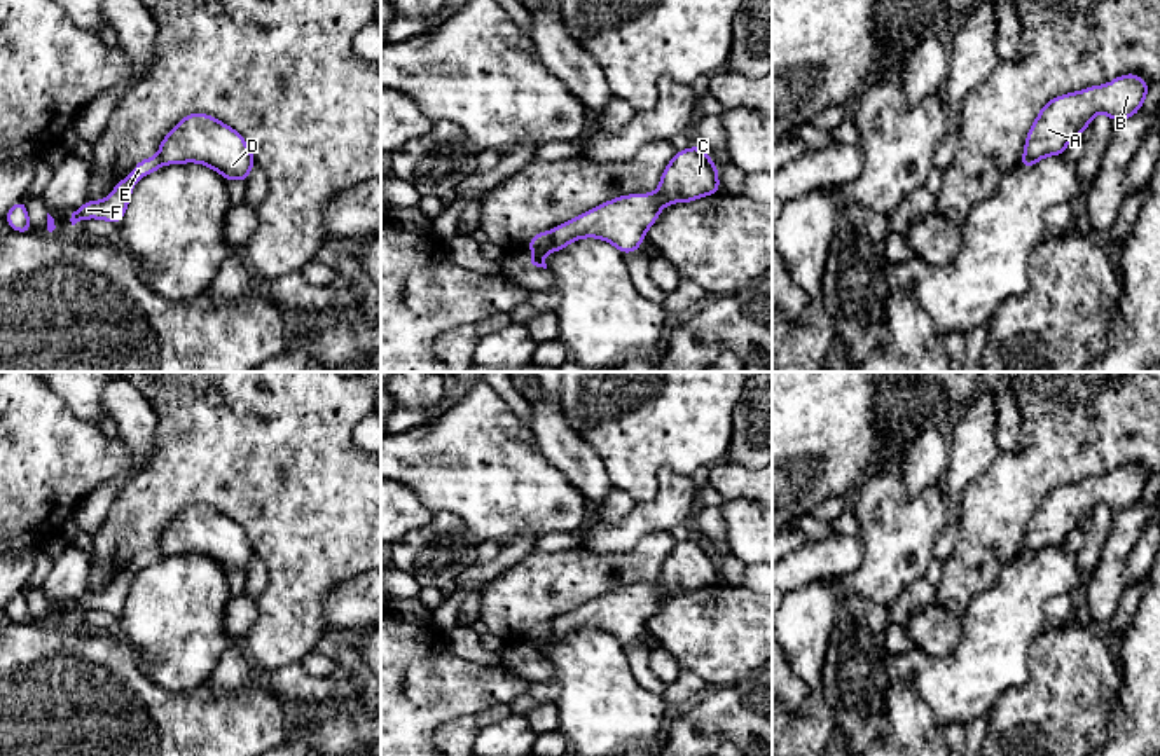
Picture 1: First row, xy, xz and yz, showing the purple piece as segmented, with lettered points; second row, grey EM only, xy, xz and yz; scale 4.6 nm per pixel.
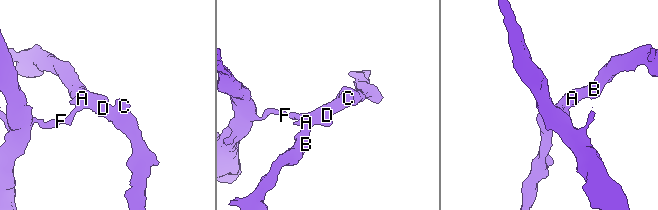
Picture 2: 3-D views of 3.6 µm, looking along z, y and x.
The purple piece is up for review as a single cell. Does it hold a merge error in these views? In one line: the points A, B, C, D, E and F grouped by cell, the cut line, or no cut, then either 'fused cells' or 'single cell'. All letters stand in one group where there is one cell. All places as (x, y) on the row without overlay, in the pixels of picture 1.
groups A B C D / E F; cut xz (551, 622), (551, 627), (533, 641); fused cells

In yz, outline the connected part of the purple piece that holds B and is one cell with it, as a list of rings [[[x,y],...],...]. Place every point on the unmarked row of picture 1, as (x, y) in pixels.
[[[1129,464],[1106,477],[1050,491],[1027,524],[1022,550],[1041,552],[1048,546],[1062,546],[1069,533],[1083,526],[1095,505],[1102,503],[1115,513],[1136,506],[1148,480],[1148,473],[1137,464]]]

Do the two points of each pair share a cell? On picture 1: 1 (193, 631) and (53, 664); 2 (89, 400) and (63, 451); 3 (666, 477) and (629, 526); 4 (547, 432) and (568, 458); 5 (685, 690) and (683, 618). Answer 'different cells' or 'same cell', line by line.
1: different cells
2: different cells
3: same cell
4: same cell
5: different cells

